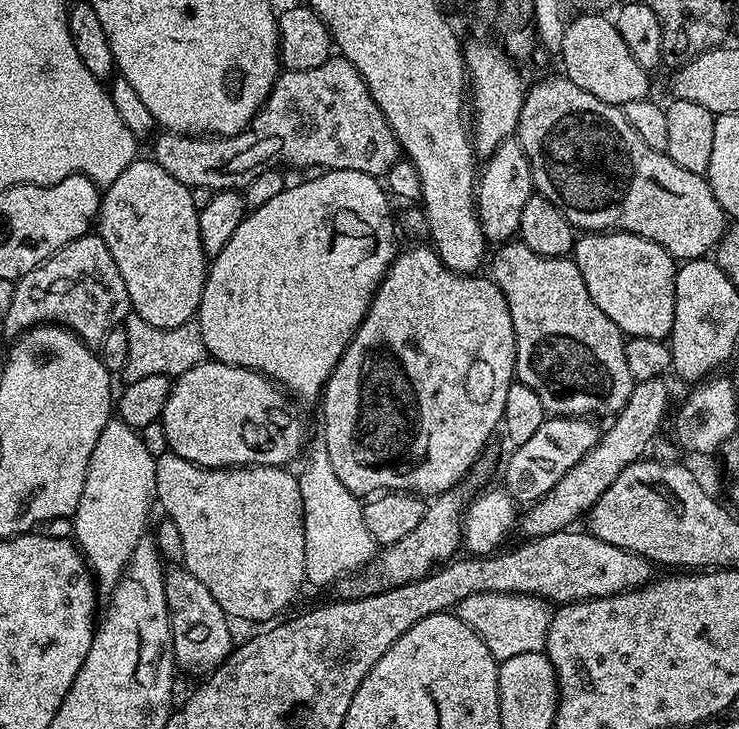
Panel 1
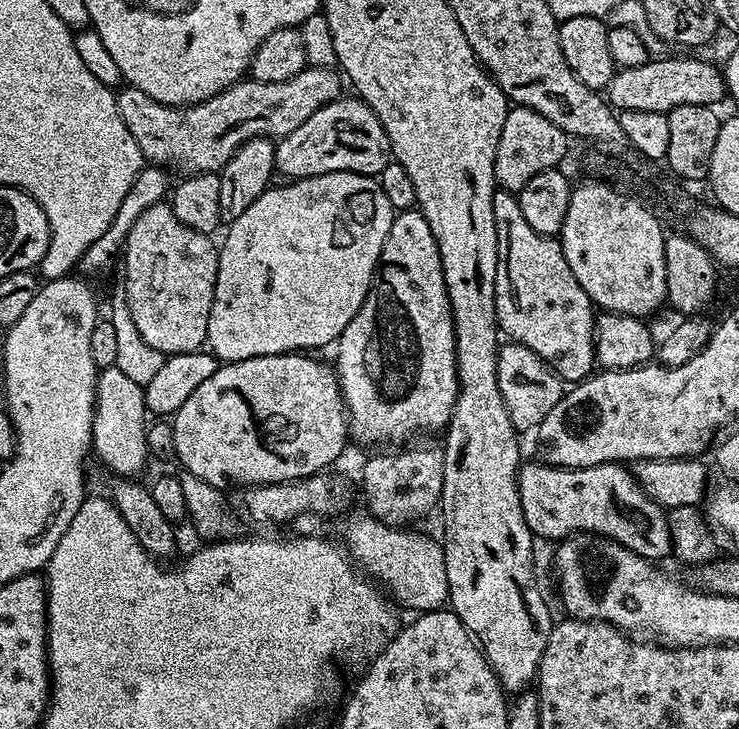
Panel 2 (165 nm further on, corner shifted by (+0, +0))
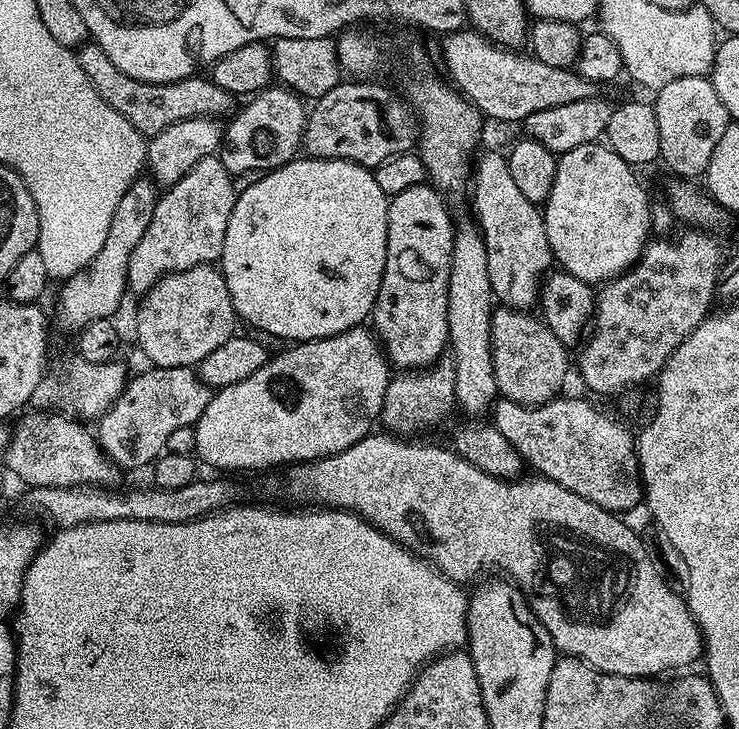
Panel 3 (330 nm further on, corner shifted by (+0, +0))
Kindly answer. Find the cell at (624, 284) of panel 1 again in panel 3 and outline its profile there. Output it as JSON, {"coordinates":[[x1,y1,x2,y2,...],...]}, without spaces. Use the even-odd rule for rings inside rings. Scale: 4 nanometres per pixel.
{"coordinates":[[604,142,574,146,574,150,559,153,554,190,550,190,550,198,542,205,546,238,550,238,553,261,563,271,574,274,574,278,582,278,585,284,600,286,621,276,640,259,645,244,649,243,652,226,650,199,632,172,635,172,633,165,618,158,618,154,614,154]]}

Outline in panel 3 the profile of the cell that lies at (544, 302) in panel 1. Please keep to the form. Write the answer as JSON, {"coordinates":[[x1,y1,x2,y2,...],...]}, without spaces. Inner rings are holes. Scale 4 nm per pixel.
{"coordinates":[[488,152,477,159,470,177,474,187,471,189,472,208,476,211,475,223,486,246,486,258,490,262,490,286,492,295,503,307,528,310,540,299,540,285,553,267,554,261,550,250,550,238,546,238,543,211,530,198,520,193,519,187,510,175,507,155]]}

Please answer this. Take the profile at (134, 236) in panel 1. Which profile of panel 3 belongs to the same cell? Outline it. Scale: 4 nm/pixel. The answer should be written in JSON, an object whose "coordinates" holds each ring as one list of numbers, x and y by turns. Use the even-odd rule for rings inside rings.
{"coordinates":[[199,264,190,270,171,272,162,277,154,287,143,293,140,309,136,312,136,340,144,351,149,365,157,368,192,368,199,366,206,354,214,354,222,342,237,335,238,317,230,290,226,290,226,278,219,267,212,264]]}

